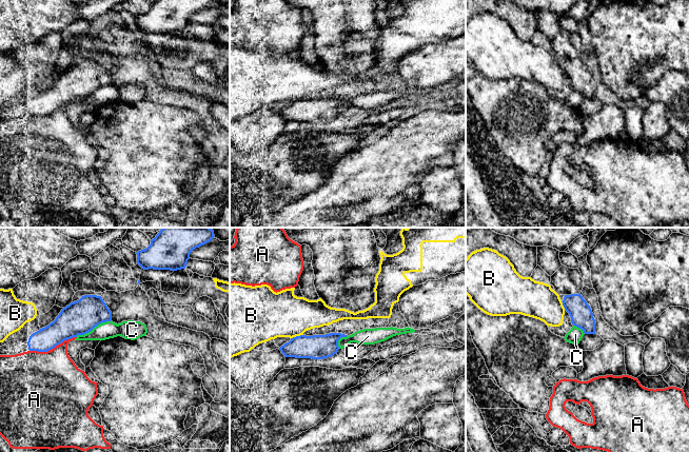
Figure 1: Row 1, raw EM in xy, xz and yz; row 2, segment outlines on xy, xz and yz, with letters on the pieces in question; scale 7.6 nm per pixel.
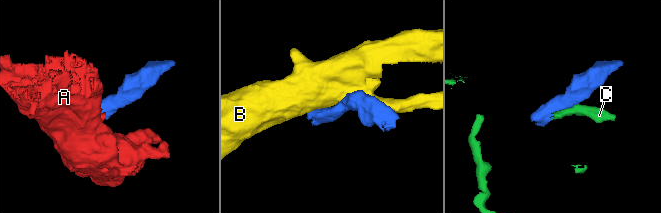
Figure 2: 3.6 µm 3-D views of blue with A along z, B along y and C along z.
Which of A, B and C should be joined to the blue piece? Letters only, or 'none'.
none

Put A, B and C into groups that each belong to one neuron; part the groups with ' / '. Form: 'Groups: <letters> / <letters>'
Groups: A C / B

